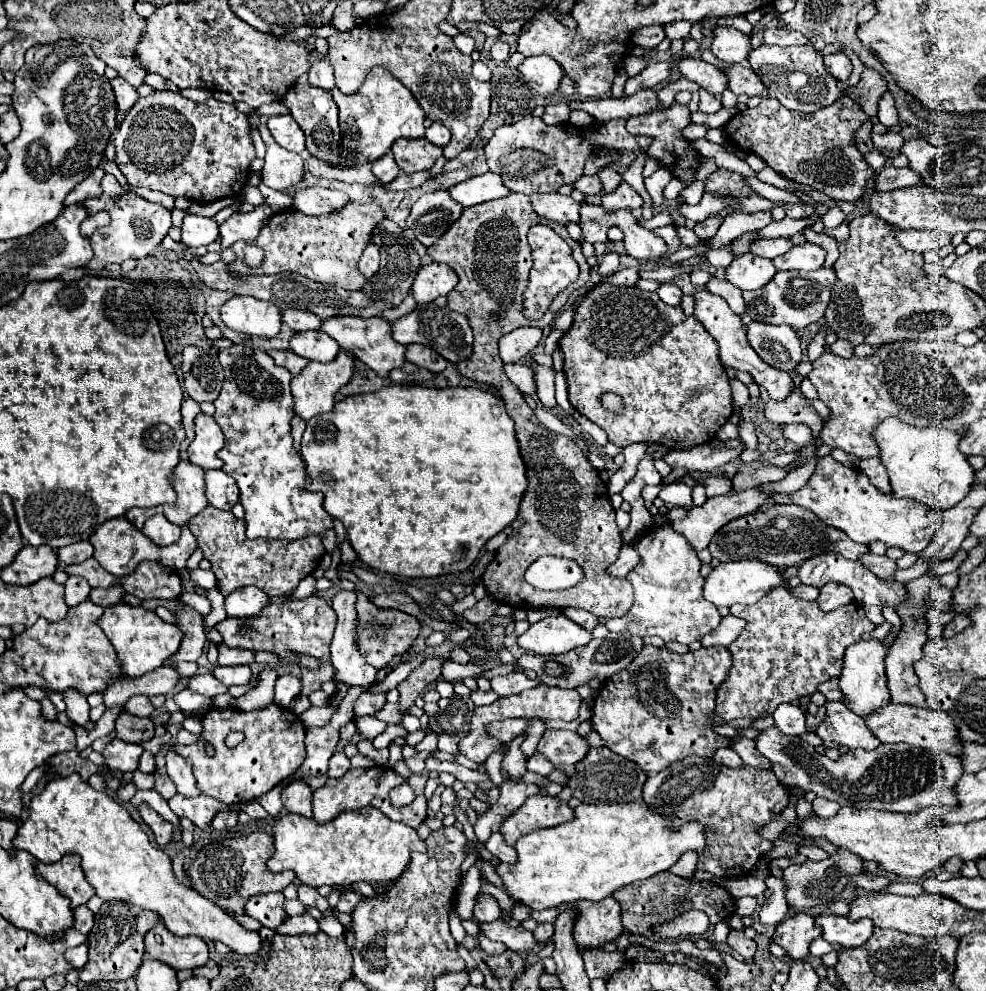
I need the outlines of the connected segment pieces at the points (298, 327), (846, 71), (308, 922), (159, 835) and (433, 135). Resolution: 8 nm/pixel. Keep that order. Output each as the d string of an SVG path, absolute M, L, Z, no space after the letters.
M289 308L289 310L283 312L283 324L289 326L291 330L295 330L295 332L303 332L303 330L319 330L323 320L313 312L303 312L303 310L295 310L295 308L291 310Z
M841 52L825 56L825 68L839 82L847 82L849 76L851 76L851 72L853 72L853 66L851 66L849 58L845 54L841 54Z
M299 914L285 920L276 931L277 934L315 934L319 932L319 922L311 914Z
M141 804L141 806L139 806L139 814L141 814L141 818L145 820L145 824L153 830L155 842L157 842L159 846L165 846L165 844L171 842L171 830L173 830L173 826L171 826L169 822L165 822L151 806Z
M433 122L433 124L431 124L431 128L427 128L425 138L427 138L429 142L437 144L437 146L445 146L445 144L449 142L449 138L451 138L451 132L449 132L449 128L445 128L443 124Z

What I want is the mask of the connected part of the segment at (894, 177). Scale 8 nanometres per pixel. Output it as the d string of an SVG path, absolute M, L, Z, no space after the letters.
M883 168L881 174L877 174L877 190L889 192L893 188L905 188L905 186L915 186L919 184L919 176L911 172L909 168Z

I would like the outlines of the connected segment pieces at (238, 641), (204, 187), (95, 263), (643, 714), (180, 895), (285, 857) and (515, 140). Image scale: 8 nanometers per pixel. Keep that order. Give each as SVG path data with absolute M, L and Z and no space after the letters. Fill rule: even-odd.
M311 594L303 600L287 600L287 602L273 602L261 610L259 616L245 616L245 618L225 618L215 628L223 638L223 644L229 648L245 648L245 650L267 650L279 654L283 660L299 666L301 670L301 694L309 696L315 690L321 690L321 684L331 680L335 668L331 666L331 638L337 624L335 610L327 604L325 598ZM299 656L313 656L321 662L317 670L309 670L299 662Z
M155 92L135 102L127 118L115 132L115 164L133 186L159 190L173 198L187 196L193 202L213 202L225 196L239 196L251 176L249 164L255 160L255 148L249 138L245 114L235 104L225 104L215 98L207 102L191 102L177 92Z
M105 174L105 178L101 180L101 196L97 198L87 198L83 202L83 206L89 210L89 216L97 214L99 210L107 210L111 214L111 222L107 226L101 226L93 232L93 236L89 238L91 242L91 248L95 252L95 256L91 258L91 262L87 264L89 270L103 270L107 264L121 264L123 260L127 258L145 258L145 256L151 256L155 252L155 248L161 244L161 240L167 236L169 228L173 226L171 224L171 212L161 206L161 204L153 204L137 194L121 194L121 198L117 200L115 204L115 176L111 174Z
M643 646L643 650L629 664L629 668L611 676L611 680L607 680L603 688L597 692L591 716L593 730L605 740L607 748L635 762L645 774L669 768L673 762L679 762L693 754L711 758L717 748L725 748L731 742L729 736L719 736L717 732L713 732L711 722L711 714L715 712L717 688L727 678L729 668L731 654L723 646L699 648L697 652L687 654L669 652L665 646L663 648Z
M77 774L51 780L43 794L33 796L29 804L29 818L19 826L13 846L27 850L45 864L57 862L67 854L79 854L85 876L97 890L99 898L131 902L153 910L175 936L221 940L241 956L255 954L261 948L257 932L245 930L219 906L211 904L195 890L181 886L173 876L171 858L151 846L147 834L129 816L129 812L105 792L93 790Z
M367 806L365 812L345 810L327 824L317 824L313 818L303 818L297 814L283 814L273 826L273 838L275 838L275 854L267 862L269 870L271 872L293 870L303 884L313 886L313 888L319 888L323 884L347 886L347 884L353 884L359 880L371 882L371 884L395 880L407 868L413 850L425 852L425 842L417 836L417 832L411 826L407 826L403 822L393 822L381 810L371 808L371 806Z
M529 116L521 118L515 124L499 126L483 150L487 156L489 170L499 174L503 184L513 192L529 196L535 192L557 192L561 186L579 180L583 176L583 166L587 154L591 152L591 146L599 144L625 152L649 148L651 140L647 140L645 136L631 136L625 128L625 120L611 120L599 126L599 130L575 130L569 126L549 126L541 118Z

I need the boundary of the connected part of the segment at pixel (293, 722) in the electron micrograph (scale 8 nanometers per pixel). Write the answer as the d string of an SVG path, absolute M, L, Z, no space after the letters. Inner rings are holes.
M277 704L253 712L211 708L203 716L203 740L191 746L175 744L173 750L193 762L193 772L203 794L221 800L223 804L247 804L297 772L297 768L305 760L303 740L305 726L301 724L301 720L291 710ZM235 730L245 732L245 740L235 748L227 748L225 738ZM205 744L211 744L215 750L211 758L205 752Z

